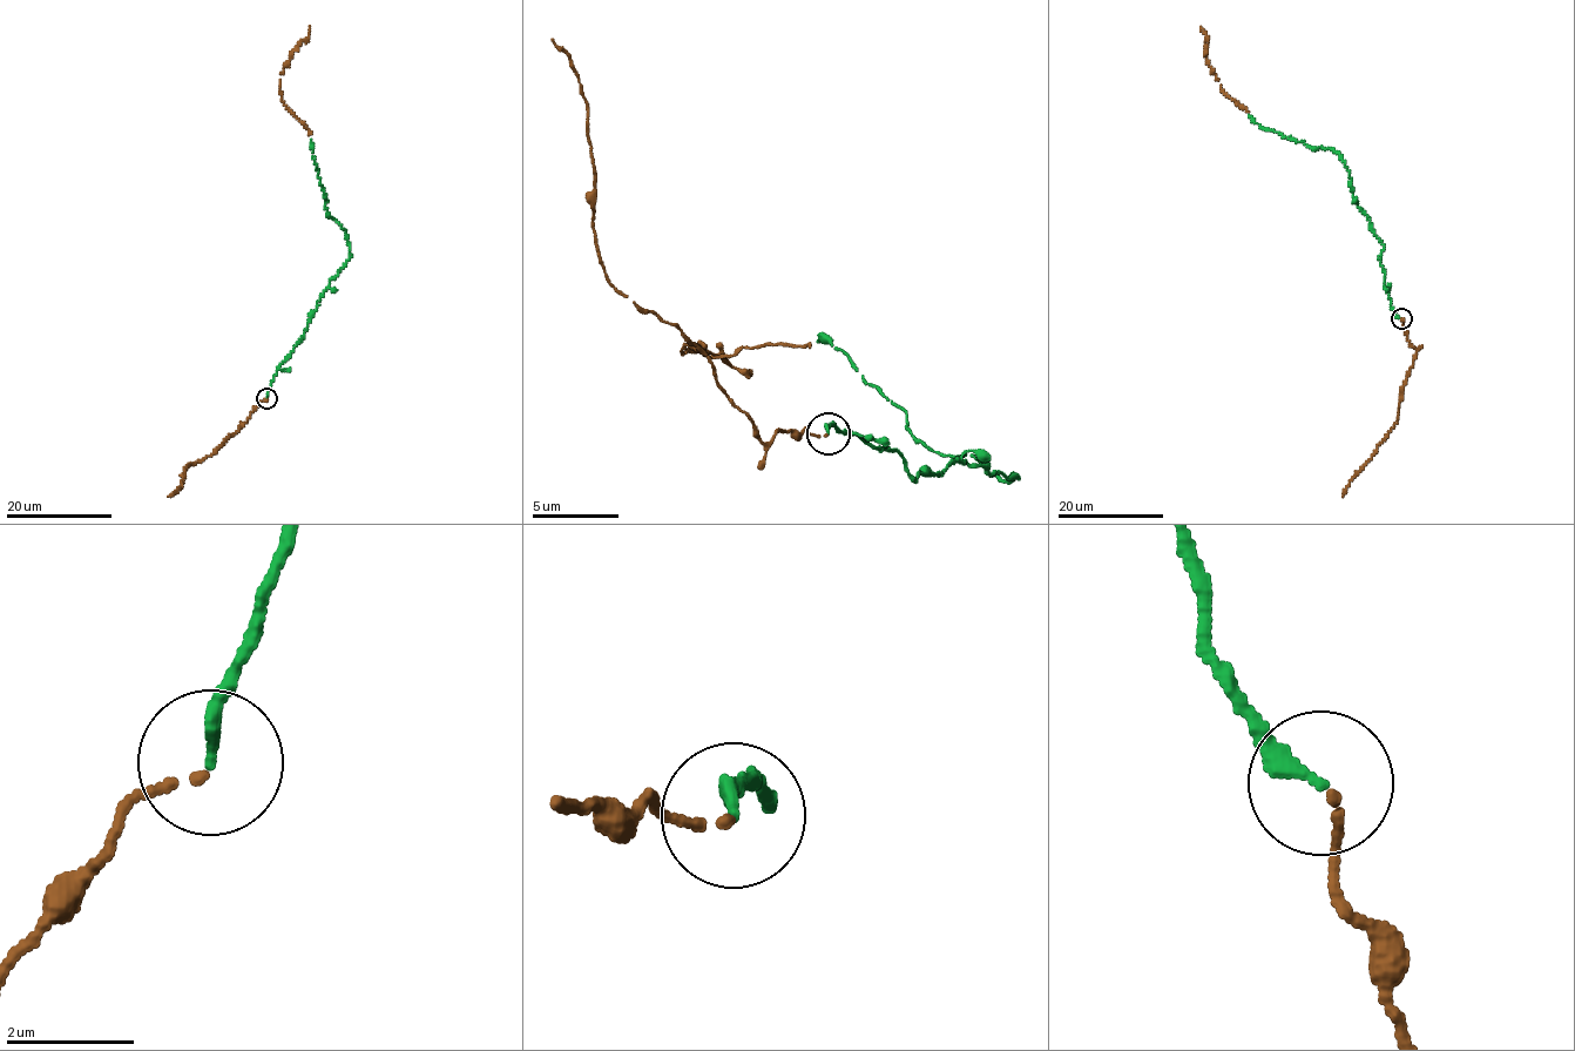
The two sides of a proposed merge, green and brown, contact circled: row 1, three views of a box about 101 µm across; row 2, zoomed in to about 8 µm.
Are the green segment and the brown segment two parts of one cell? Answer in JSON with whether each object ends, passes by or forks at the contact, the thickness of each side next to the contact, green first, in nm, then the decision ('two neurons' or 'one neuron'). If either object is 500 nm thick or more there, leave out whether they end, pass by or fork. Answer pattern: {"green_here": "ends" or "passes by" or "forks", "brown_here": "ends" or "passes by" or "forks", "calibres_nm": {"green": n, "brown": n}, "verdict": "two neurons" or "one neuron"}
{"green_here": "ends", "brown_here": "ends", "calibres_nm": {"green": 240, "brown": 130}, "verdict": "one neuron"}

